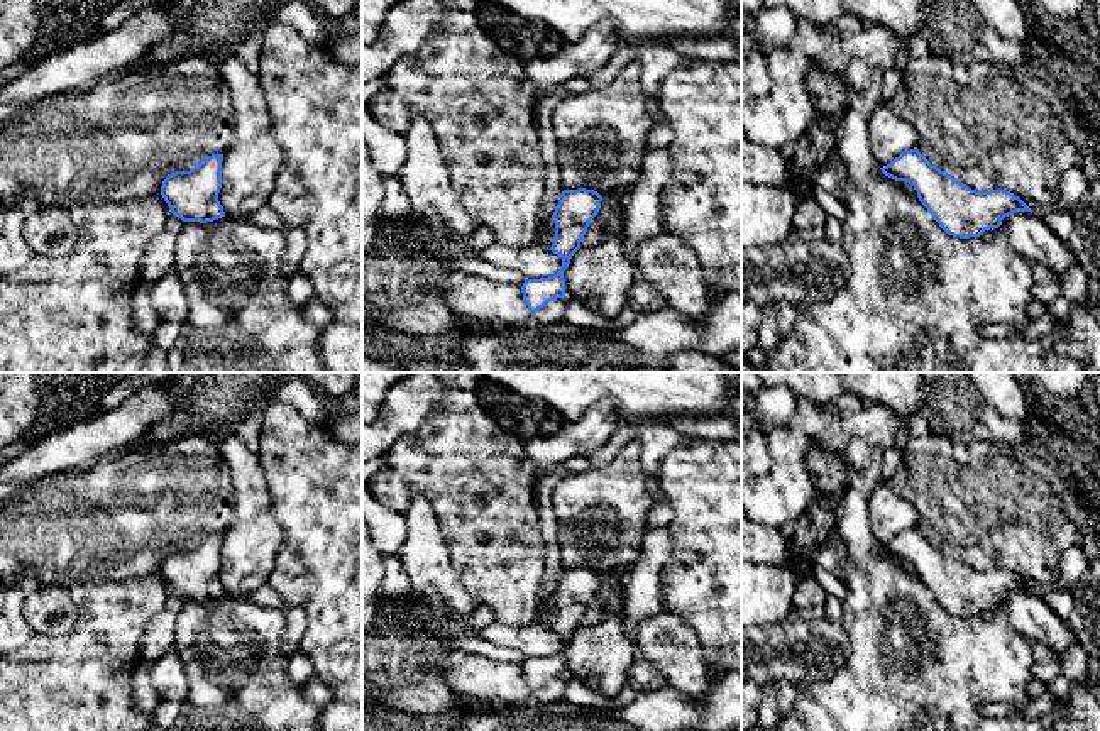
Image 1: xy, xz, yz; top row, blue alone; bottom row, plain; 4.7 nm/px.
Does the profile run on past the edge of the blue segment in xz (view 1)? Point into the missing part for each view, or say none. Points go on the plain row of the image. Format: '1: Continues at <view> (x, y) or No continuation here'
1: No continuation here

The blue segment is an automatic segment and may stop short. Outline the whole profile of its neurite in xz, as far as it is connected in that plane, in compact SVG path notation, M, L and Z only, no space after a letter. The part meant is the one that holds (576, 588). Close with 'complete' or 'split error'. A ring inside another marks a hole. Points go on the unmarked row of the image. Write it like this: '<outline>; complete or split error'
M564 569L555 585L552 601L555 602L553 623L548 629L562 636L562 646L557 653L540 658L525 658L521 665L523 677L533 694L548 680L565 677L564 650L572 635L580 628L591 599L601 587L602 575L594 569Z; complete

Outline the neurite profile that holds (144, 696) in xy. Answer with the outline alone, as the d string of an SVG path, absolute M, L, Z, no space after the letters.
M137 662L132 673L132 701L146 716L152 716L161 701L151 682L151 668L151 663Z

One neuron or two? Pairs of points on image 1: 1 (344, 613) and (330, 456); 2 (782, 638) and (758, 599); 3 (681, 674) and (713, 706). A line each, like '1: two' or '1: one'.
1: one
2: two
3: two

